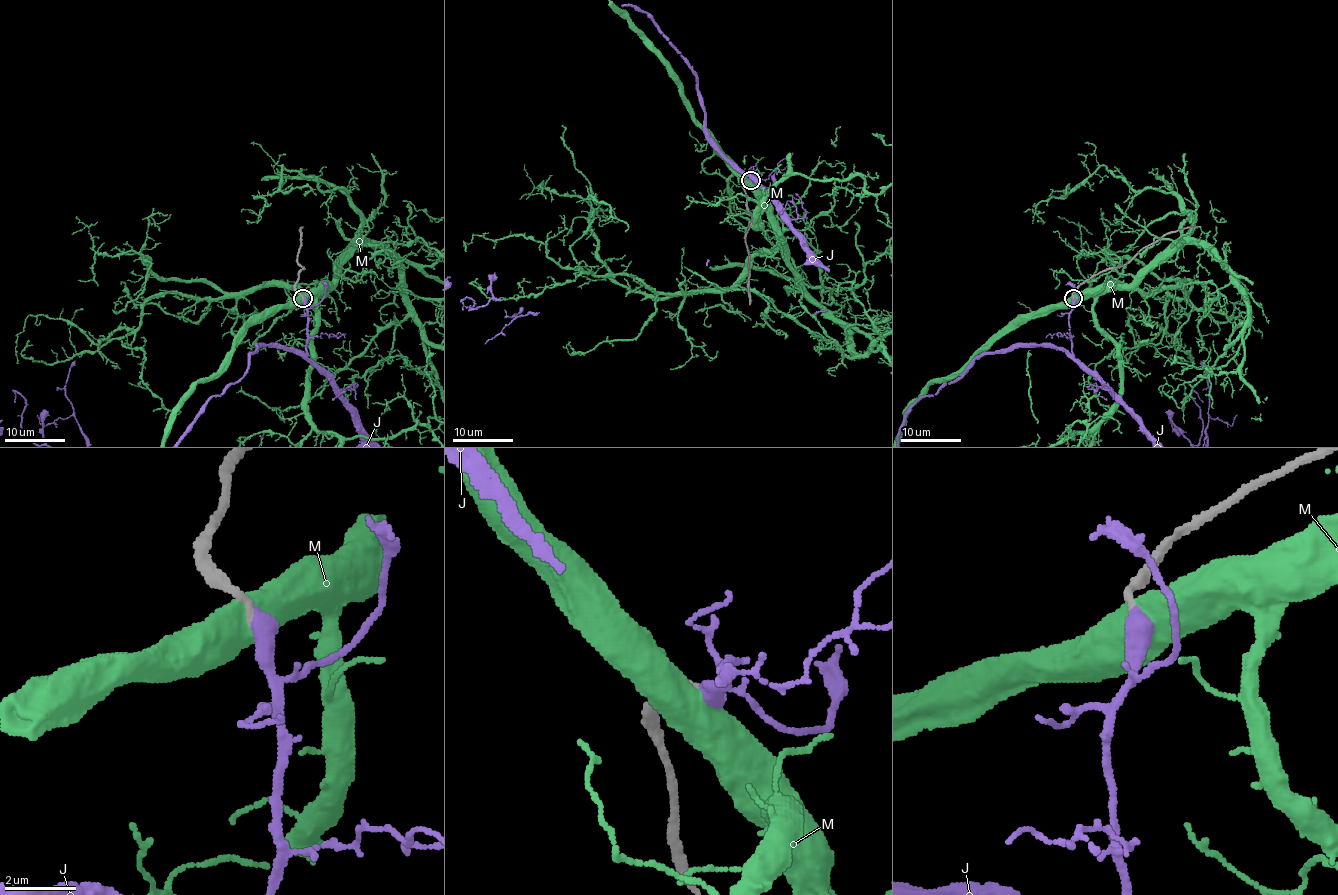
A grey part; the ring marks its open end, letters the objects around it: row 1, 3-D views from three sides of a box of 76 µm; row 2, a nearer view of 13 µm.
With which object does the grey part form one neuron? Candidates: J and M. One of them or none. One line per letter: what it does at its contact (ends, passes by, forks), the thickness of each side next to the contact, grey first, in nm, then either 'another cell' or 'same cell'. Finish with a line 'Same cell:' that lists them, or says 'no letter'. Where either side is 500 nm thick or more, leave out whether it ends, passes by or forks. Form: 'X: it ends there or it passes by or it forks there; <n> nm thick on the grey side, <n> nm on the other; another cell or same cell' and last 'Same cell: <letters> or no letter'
J: 200 nm thick on the grey side, 550 nm on the other; same cell
M: 240 nm thick on the grey side, 900 nm on the other; another cell
Same cell: J

